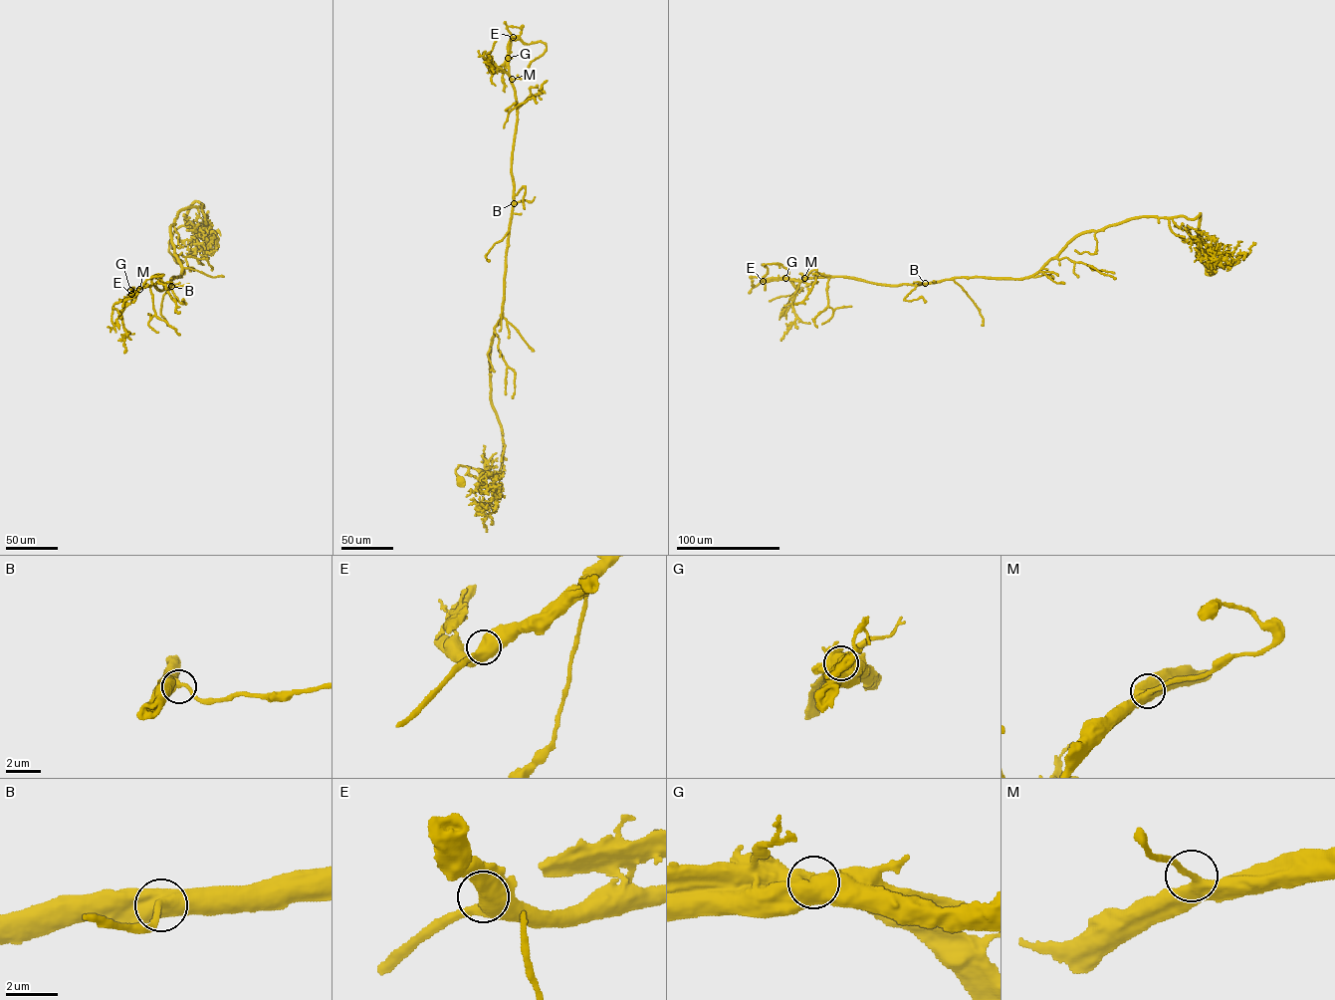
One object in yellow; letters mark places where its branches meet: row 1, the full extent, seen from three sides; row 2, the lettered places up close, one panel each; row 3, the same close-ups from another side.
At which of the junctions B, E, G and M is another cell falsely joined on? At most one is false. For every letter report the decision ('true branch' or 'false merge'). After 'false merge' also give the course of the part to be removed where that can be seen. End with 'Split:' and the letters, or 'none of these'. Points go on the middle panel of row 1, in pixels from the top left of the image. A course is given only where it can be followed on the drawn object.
B: true branch
E: true branch
G: false merge; foreign part runs (508, 58), (498, 68), (490, 65), (490, 69), (490, 55)
M: true branch
Split: G

